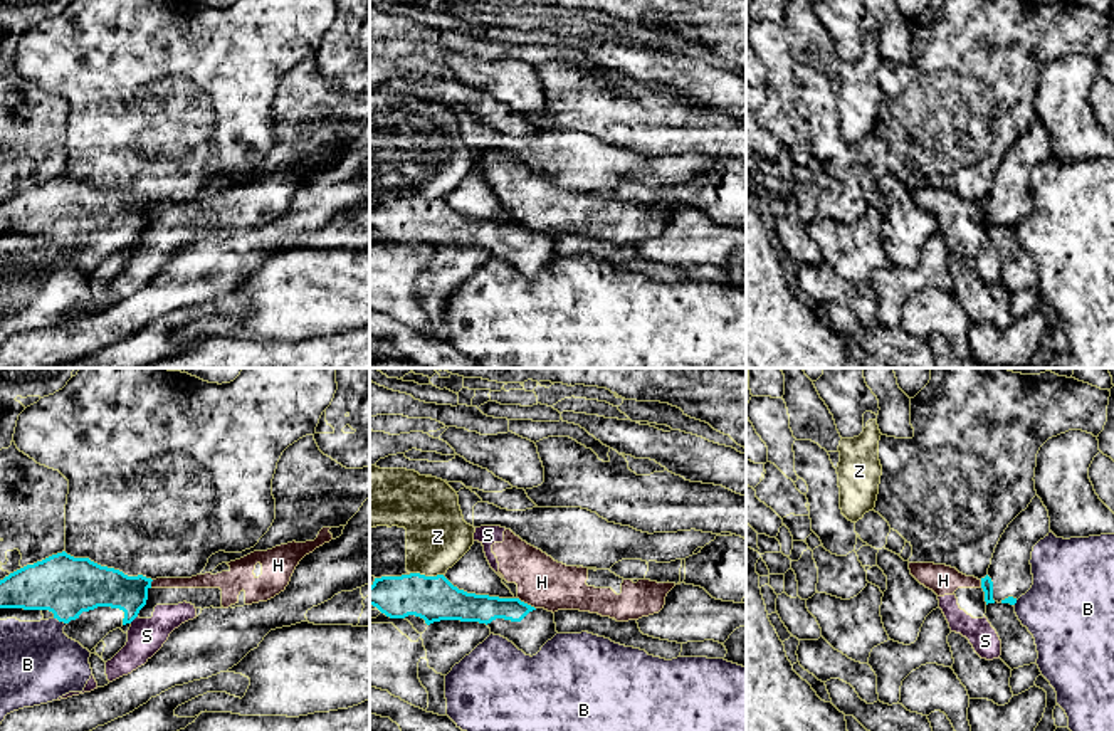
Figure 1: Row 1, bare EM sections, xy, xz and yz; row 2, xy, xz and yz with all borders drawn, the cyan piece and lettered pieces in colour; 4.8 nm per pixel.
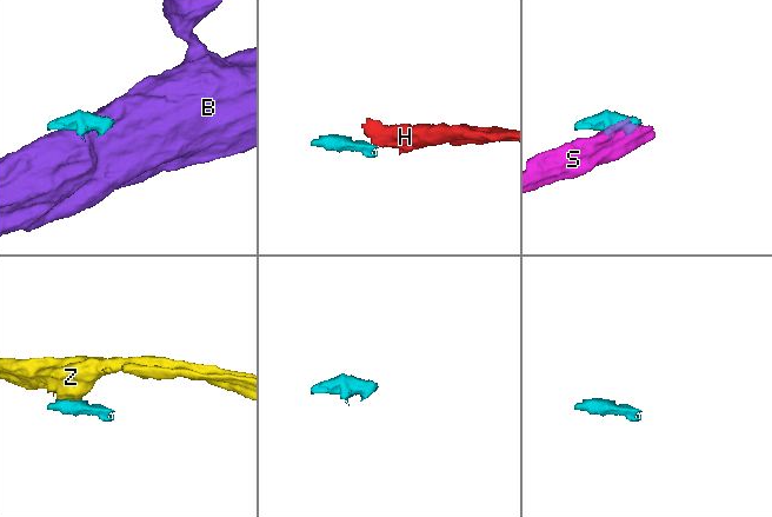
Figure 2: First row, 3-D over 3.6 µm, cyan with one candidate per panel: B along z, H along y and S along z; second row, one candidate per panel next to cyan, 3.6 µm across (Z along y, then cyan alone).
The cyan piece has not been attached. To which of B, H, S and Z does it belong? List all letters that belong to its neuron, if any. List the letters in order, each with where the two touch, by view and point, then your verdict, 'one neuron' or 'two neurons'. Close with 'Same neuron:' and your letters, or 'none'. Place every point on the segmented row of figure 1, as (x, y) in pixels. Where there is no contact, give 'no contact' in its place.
B: xy (59, 620) | two neurons
H: xz (526, 604) | two neurons
S: xy (133, 619) | two neurons
Z: xz (427, 577) | two neurons
Same neuron: none

